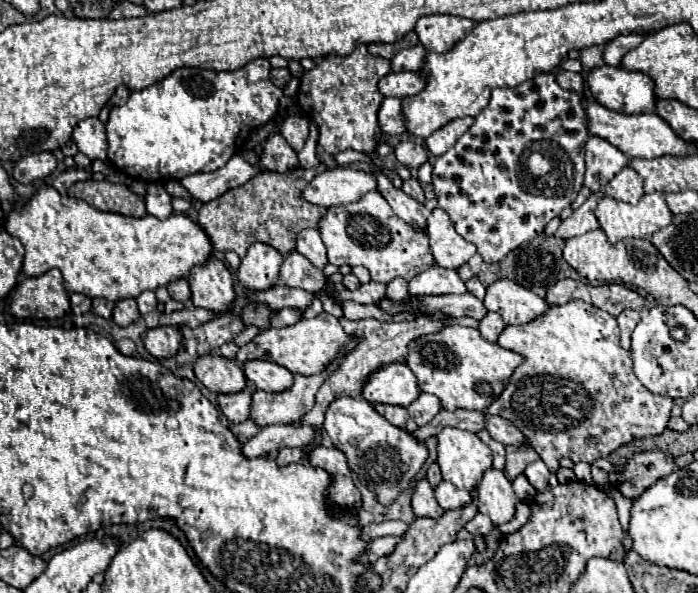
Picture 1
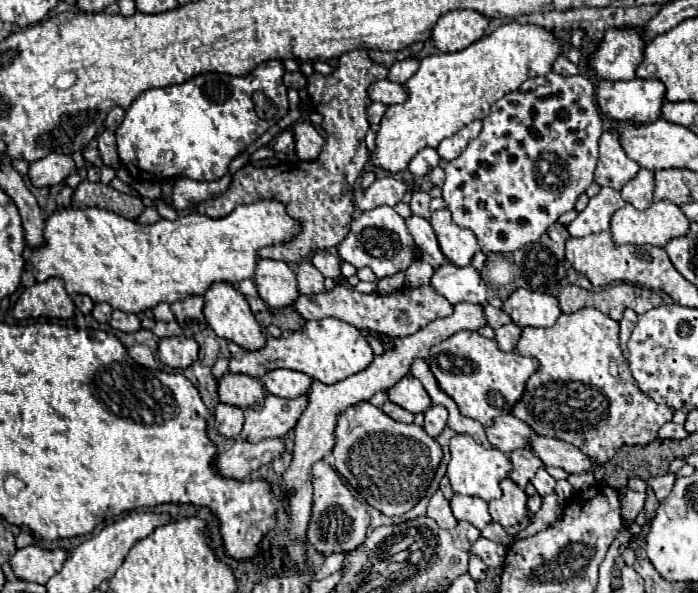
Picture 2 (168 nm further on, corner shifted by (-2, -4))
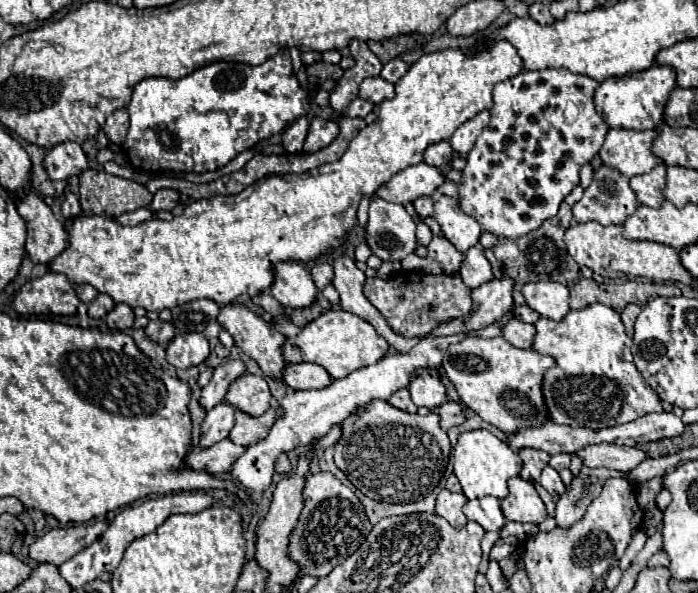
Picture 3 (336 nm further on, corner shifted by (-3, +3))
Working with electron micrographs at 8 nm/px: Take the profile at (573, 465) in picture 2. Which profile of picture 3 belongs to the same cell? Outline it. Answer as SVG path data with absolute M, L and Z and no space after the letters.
M617 444L587 446L577 456L583 460L583 464L589 462L589 466L605 466L619 472L629 472L647 458L647 454L639 448L627 448L627 446L617 446Z

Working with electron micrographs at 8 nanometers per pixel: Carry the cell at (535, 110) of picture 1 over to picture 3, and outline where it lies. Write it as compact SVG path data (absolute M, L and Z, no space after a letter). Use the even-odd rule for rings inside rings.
M545 68L545 70L535 70L535 72L531 72L531 70L523 70L521 74L517 74L517 76L513 76L513 78L509 78L509 80L505 80L505 82L501 82L501 84L497 84L495 86L495 90L493 90L493 108L491 108L491 122L489 122L489 126L485 126L485 130L483 130L483 134L477 138L477 144L475 144L475 148L467 154L467 166L465 166L465 170L463 170L463 178L461 178L461 182L459 182L459 204L461 204L461 208L469 214L469 216L473 216L481 226L483 226L483 230L485 232L491 232L491 234L497 234L497 236L503 236L503 238L519 238L519 236L523 236L523 234L527 234L527 232L531 232L531 230L535 230L535 228L539 228L547 218L553 218L555 214L557 214L557 210L559 210L559 204L563 202L563 198L575 188L575 184L579 184L579 170L581 170L581 166L583 164L587 164L587 162L591 162L591 158L599 152L599 148L601 148L601 142L605 140L605 134L607 134L607 126L605 126L605 122L603 122L603 118L597 114L597 110L595 110L595 106L593 106L593 92L595 92L595 88L599 86L599 82L597 80L593 80L593 78L589 78L589 76L583 76L583 74L573 74L573 72L569 72L569 70L565 70L565 68ZM567 102L575 102L577 104L570 104L570 107L566 106L566 113L564 113L565 118L569 120L574 120L578 116L578 108L579 108L579 118L575 120L575 122L565 122L565 118L563 118L563 110L565 110L565 104Z

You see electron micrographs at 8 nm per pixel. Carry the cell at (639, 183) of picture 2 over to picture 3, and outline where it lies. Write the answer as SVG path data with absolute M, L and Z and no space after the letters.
M665 164L655 166L649 174L639 174L631 178L631 188L637 194L639 202L651 208L659 208L663 202L665 188Z

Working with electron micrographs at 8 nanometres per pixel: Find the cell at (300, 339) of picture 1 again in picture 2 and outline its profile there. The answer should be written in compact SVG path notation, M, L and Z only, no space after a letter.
M334 317L318 319L318 321L306 321L298 331L294 331L290 337L280 339L268 339L266 345L258 351L244 351L240 357L234 357L230 361L230 373L246 373L252 377L262 377L264 373L272 369L294 369L310 375L312 379L318 379L322 383L336 383L342 381L360 369L368 367L368 361L372 361L374 353L362 333Z

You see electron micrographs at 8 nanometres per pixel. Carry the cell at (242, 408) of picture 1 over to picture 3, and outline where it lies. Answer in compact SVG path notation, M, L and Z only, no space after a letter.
M229 404L215 406L213 410L207 412L203 424L201 424L201 440L199 448L209 448L221 440L225 440L233 428L233 408Z

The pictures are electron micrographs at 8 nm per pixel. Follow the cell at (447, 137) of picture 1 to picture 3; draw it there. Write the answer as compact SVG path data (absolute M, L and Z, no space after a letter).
M483 110L483 112L479 112L475 118L471 118L469 122L461 124L461 126L453 132L453 136L451 136L451 140L449 140L451 146L453 146L453 150L459 152L461 156L465 156L467 152L471 152L471 148L475 146L477 136L479 136L481 130L489 124L489 118L491 118L489 110Z

